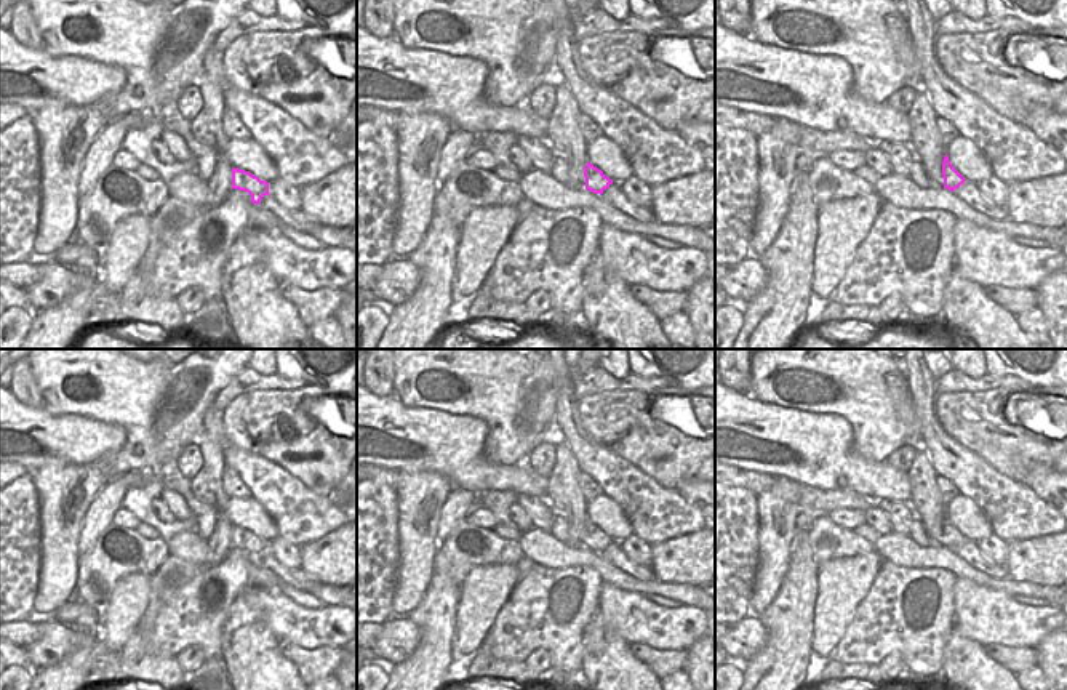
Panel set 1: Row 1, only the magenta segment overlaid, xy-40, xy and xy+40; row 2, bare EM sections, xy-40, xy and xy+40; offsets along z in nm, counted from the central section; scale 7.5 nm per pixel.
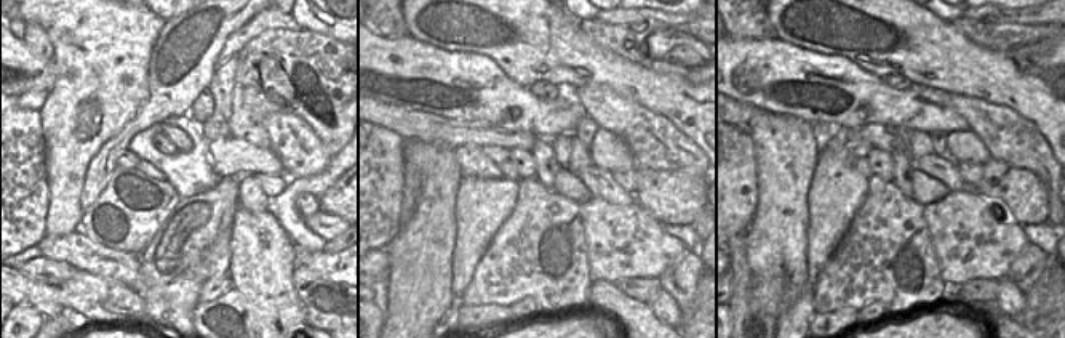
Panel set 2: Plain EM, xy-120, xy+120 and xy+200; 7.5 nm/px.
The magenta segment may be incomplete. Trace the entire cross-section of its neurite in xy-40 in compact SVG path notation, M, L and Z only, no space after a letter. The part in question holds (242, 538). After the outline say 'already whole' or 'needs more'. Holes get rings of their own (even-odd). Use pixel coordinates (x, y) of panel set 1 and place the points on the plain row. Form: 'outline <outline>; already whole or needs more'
outline M232 527L232 548L245 549L251 554L251 562L259 564L264 554L269 554L269 541L261 540L250 530Z; already whole

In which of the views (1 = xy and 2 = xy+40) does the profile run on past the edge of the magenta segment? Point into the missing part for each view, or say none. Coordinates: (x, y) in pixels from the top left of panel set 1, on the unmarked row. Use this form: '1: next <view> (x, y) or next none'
1: next none
2: next none

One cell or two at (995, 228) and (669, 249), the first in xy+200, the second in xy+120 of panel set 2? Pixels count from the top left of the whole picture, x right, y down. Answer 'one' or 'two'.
one

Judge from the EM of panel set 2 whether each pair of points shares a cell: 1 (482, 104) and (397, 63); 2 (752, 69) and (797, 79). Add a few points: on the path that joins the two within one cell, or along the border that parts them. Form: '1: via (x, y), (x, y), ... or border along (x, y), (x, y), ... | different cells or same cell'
1: via (467, 85), (421, 77) | same cell
2: via (763, 72), (785, 79) | same cell

